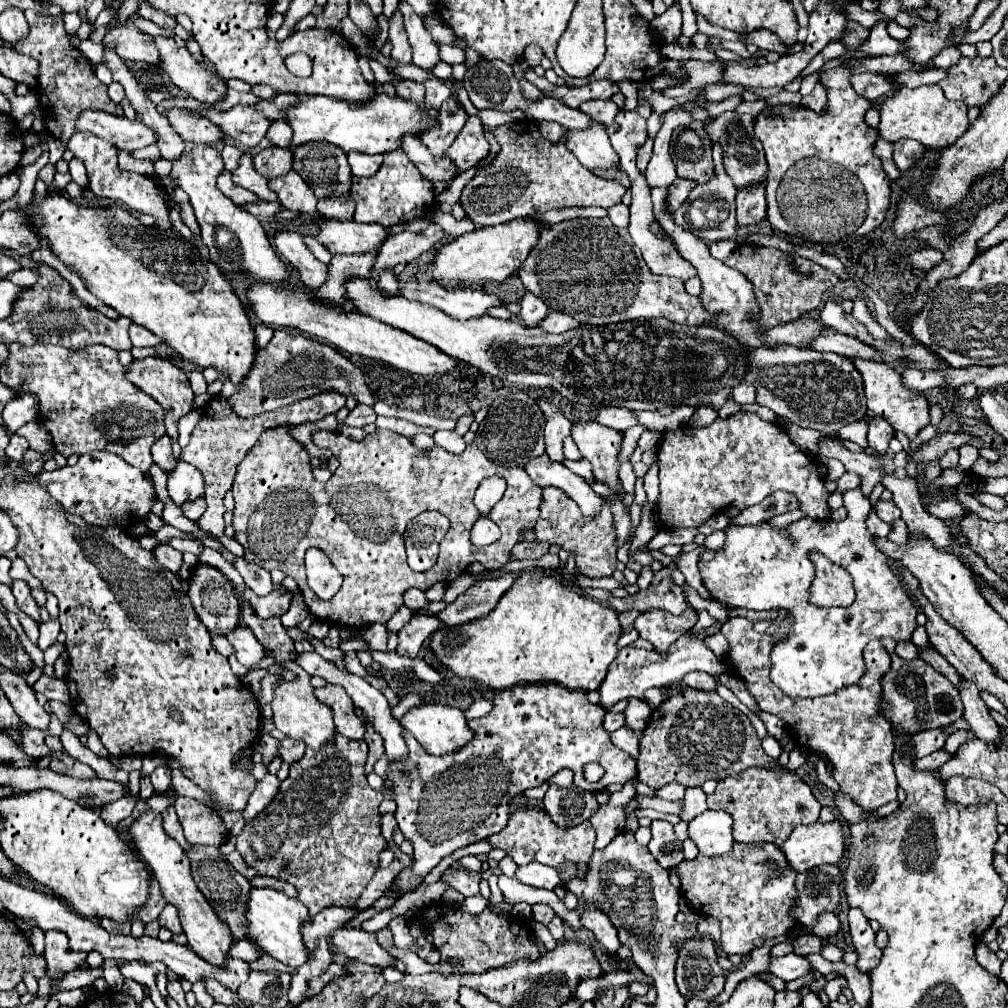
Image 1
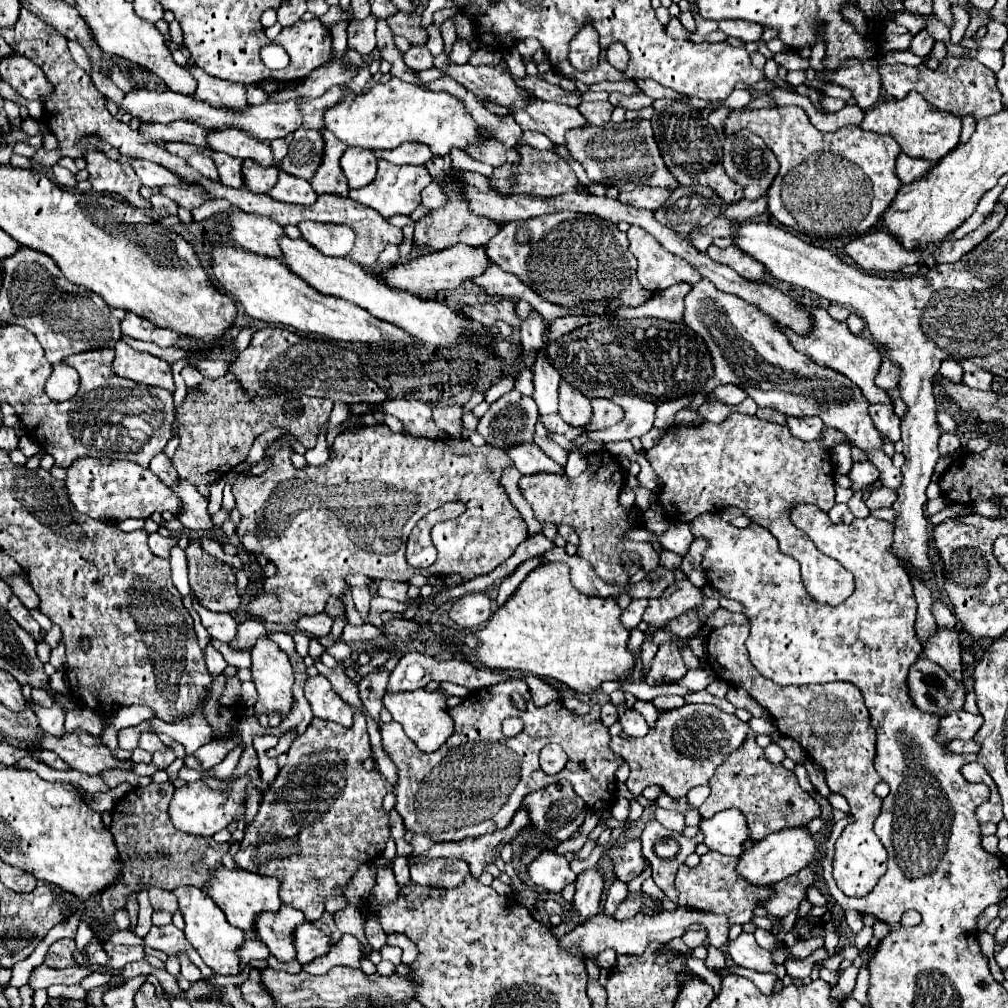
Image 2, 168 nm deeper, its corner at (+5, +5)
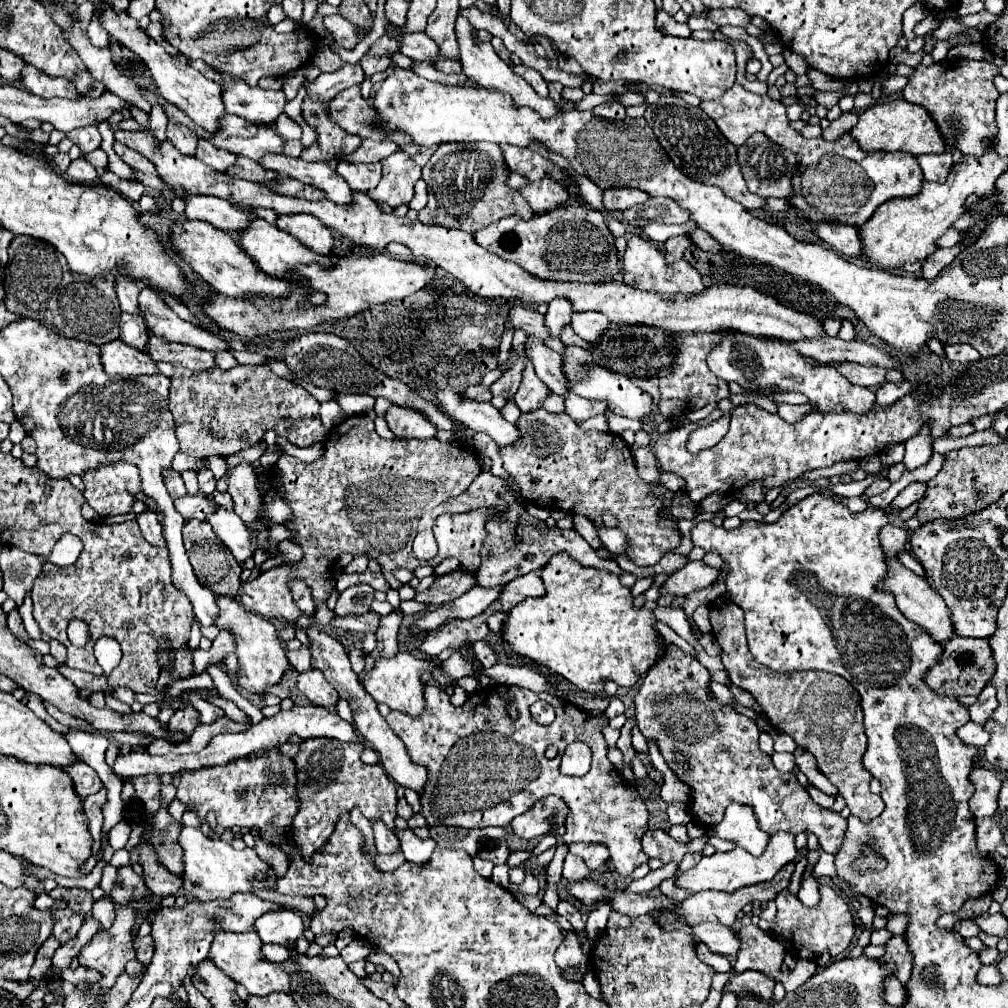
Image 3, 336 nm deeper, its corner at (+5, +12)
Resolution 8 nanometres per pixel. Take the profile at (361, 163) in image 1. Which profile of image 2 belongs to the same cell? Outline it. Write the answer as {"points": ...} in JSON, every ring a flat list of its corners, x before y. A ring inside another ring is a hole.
{"points":[[347,147,341,157,341,169,349,179,349,187,363,187,375,179,377,171,377,157,375,151,367,151,361,147]]}

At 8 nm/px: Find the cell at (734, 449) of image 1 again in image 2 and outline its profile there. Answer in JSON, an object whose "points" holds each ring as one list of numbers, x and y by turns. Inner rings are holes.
{"points":[[733,411,723,423,703,423,703,425,673,425,665,431,661,441,647,451,647,461,653,471,661,479,663,487,659,489,659,505,667,513,671,521,691,523,695,517,703,513,717,513,723,507,739,507,745,515,749,515,755,523,769,529,779,539,779,549,785,555,795,557,801,563,801,577,807,593,825,605,843,603,853,591,853,575,839,565,829,555,821,553,807,533,799,531,791,525,789,513,797,505,815,505,821,511,829,511,835,505,835,481,833,481,833,465,831,465,831,447,837,441,847,439,841,431,825,429,823,441,805,443,791,435,785,425,763,421,755,415,741,415]]}

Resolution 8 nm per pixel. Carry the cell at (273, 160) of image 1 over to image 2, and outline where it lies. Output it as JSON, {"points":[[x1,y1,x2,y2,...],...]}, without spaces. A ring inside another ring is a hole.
{"points":[[245,159,245,163,243,163,243,177,247,177,249,191,267,193,277,183,277,175,279,175,277,165,263,167,263,165,255,163,253,159]]}

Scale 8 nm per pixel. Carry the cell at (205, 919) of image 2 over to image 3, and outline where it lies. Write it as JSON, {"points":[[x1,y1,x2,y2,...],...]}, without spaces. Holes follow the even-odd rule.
{"points":[[219,930,215,934,215,940,211,944,209,956,215,960,223,972,227,972,237,984,243,984,249,994,253,996,269,996,273,992,289,992,289,974,275,962,269,962,261,952,263,942,255,932,249,934,235,934,235,932,223,932]]}

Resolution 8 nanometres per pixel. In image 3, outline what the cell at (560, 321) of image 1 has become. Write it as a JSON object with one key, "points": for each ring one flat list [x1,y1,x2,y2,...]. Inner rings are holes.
{"points":[[575,312,571,318,571,326,579,338,587,342,599,342,605,330,611,326,611,322,601,312,581,312,581,314]]}

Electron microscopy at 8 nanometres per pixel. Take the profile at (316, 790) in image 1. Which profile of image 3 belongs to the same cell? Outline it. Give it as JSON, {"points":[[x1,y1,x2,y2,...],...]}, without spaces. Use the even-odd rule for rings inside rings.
{"points":[[311,738,293,758,299,772,297,796,301,800,301,808,293,820,291,838,301,848,305,860,309,860,313,852,325,844,327,836,331,836,339,814,351,812,353,808,359,808,371,822,383,820,389,828,395,828,393,820,397,814,397,786,387,778,379,764,369,766,361,762,359,754,363,748,363,744,343,744,339,740]]}

